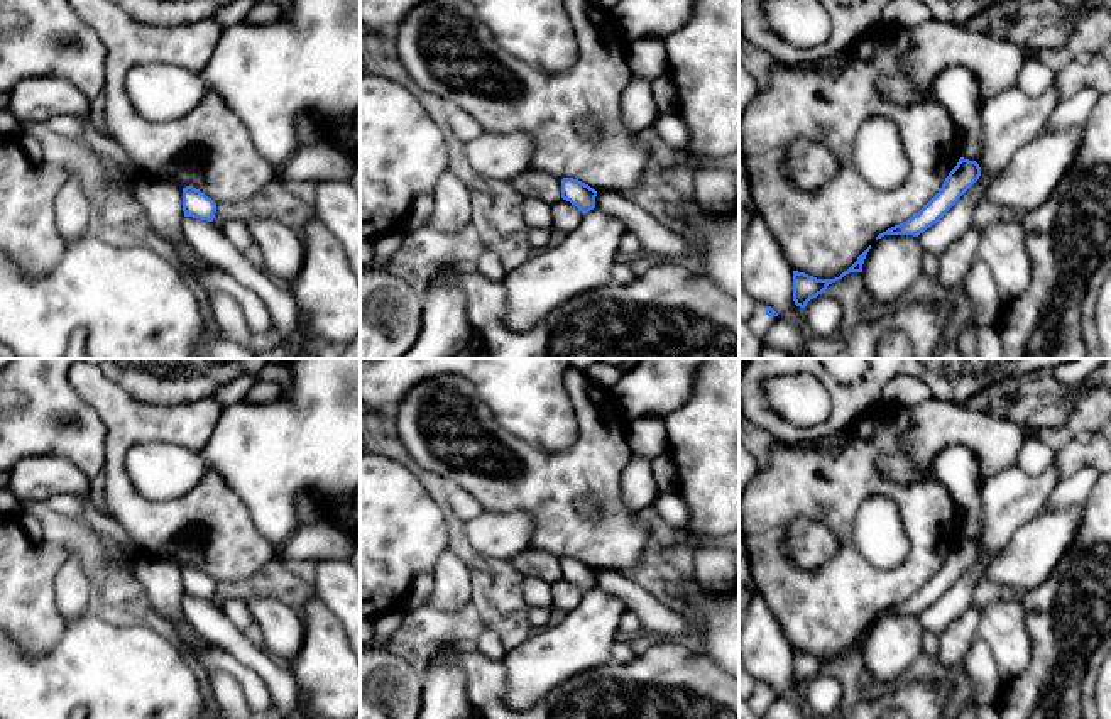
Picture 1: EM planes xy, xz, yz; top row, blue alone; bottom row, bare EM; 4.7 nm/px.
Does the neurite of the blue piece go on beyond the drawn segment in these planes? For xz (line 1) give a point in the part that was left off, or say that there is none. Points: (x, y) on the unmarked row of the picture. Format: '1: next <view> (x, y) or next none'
1: next xz (443, 425)

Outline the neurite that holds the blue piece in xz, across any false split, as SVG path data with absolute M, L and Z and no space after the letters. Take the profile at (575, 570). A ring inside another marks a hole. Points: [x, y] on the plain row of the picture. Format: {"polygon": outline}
{"polygon": "M570 367L563 384L577 418L577 440L563 452L543 452L504 430L480 401L473 384L463 376L435 376L409 389L396 409L396 433L413 460L431 474L448 479L470 492L490 513L524 511L534 519L531 546L553 553L561 560L561 577L583 594L595 587L599 570L627 570L641 560L649 531L638 521L621 496L621 475L632 457L627 443L627 425L610 387L594 386L585 372ZM582 497L602 502L602 513L583 518L578 511Z"}

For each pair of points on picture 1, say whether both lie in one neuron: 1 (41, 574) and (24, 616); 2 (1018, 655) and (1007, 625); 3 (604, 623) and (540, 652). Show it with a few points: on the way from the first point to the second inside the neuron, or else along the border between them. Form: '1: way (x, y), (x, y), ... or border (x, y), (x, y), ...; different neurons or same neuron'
1: way (31, 584), (24, 591), (24, 606); same neuron
2: way (1012, 648), (1007, 631); same neuron
3: way (589, 633), (569, 650), (555, 652); same neuron

